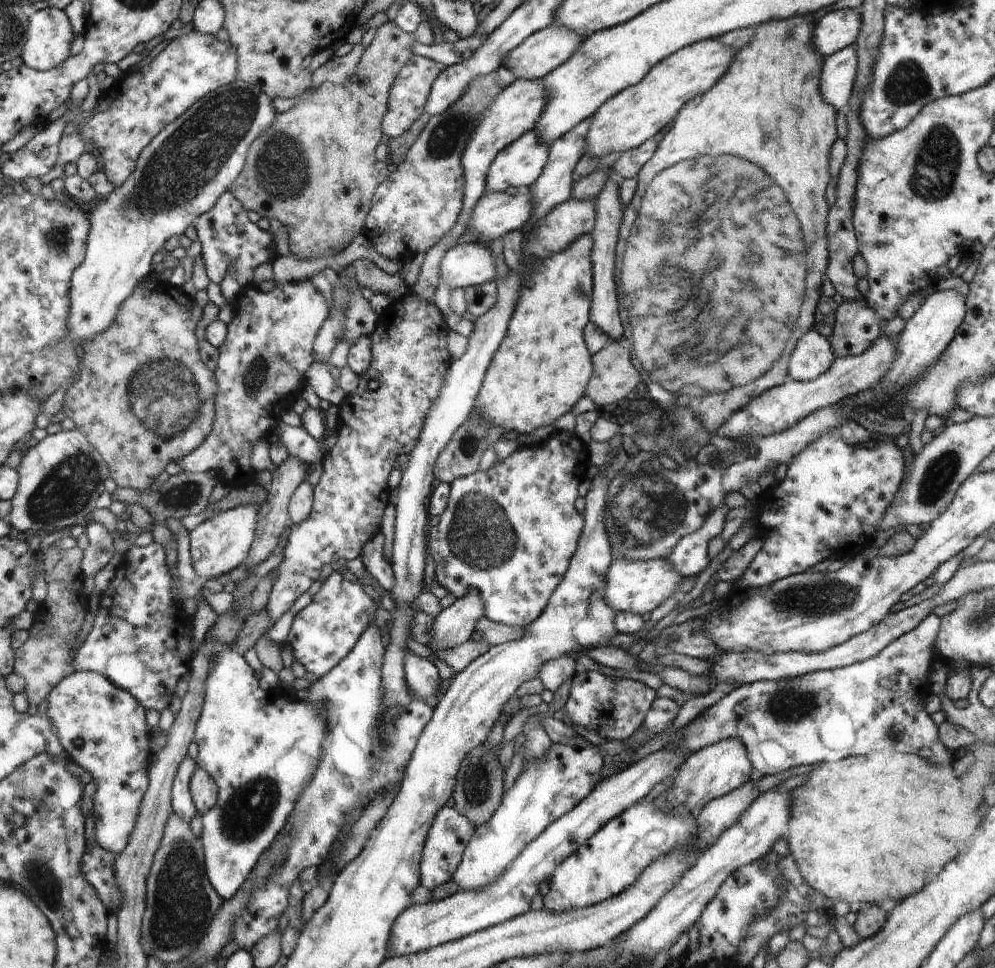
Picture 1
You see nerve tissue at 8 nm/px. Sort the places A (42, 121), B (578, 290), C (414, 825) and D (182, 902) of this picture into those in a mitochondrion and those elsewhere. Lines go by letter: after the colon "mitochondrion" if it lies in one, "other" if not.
A: other
B: mitochondrion
C: other
D: mitochondrion

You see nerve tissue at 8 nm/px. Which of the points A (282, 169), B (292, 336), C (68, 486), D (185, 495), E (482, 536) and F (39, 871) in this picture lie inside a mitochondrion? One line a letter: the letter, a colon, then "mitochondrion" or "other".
A: mitochondrion
B: other
C: mitochondrion
D: mitochondrion
E: mitochondrion
F: mitochondrion

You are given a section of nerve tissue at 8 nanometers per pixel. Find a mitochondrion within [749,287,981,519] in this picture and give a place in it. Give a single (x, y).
(938, 476)

